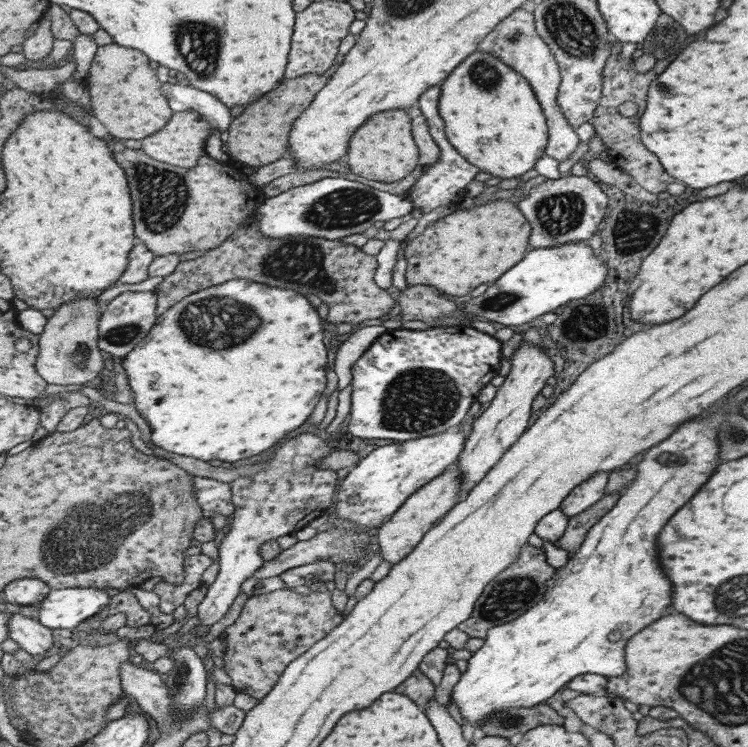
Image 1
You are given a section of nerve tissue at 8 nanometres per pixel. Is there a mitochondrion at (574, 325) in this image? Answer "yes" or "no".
yes

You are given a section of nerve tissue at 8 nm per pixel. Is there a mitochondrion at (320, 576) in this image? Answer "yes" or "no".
yes

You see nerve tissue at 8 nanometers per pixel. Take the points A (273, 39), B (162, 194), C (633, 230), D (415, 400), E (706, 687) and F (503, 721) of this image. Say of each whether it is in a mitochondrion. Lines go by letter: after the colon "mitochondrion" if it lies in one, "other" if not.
A: other
B: mitochondrion
C: mitochondrion
D: mitochondrion
E: mitochondrion
F: mitochondrion

